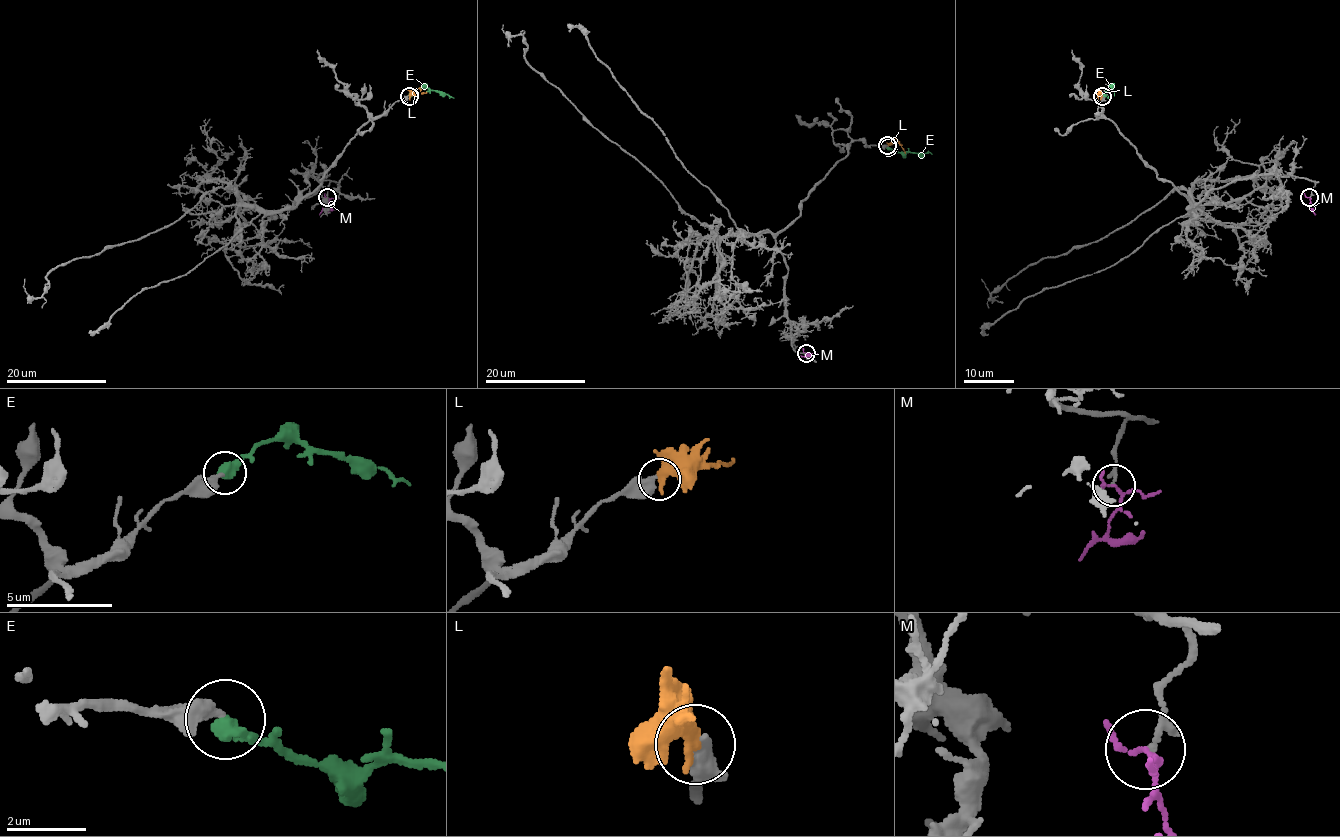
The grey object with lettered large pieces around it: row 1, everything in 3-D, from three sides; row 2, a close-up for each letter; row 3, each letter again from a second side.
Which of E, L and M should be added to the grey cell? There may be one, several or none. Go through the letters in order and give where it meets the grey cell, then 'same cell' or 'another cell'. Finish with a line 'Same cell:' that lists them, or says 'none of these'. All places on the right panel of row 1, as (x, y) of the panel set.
E: meets grey at (1103, 95); same cell
L: meets grey at (1102, 96); another cell
M: meets grey at (1309, 197); another cell
Same cell: E

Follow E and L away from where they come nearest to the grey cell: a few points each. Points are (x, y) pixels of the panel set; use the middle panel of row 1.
E: (888, 147), (897, 152), (932, 153)
L: (888, 145), (899, 143), (905, 153)

